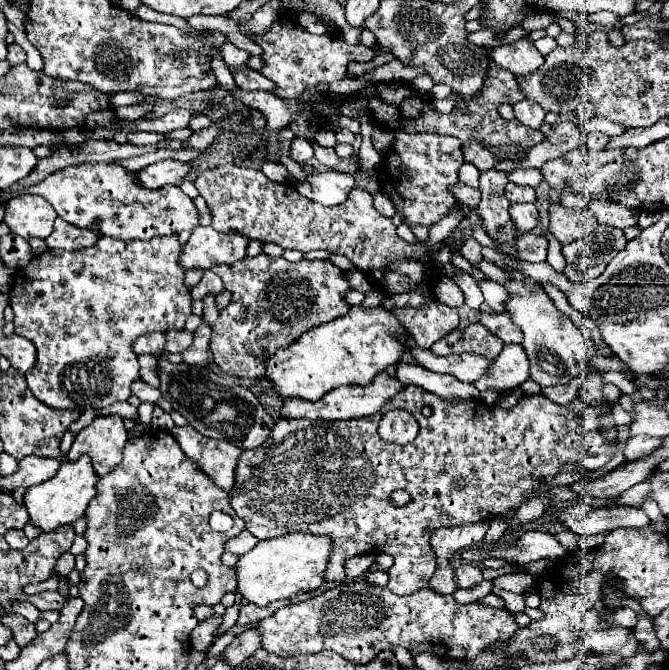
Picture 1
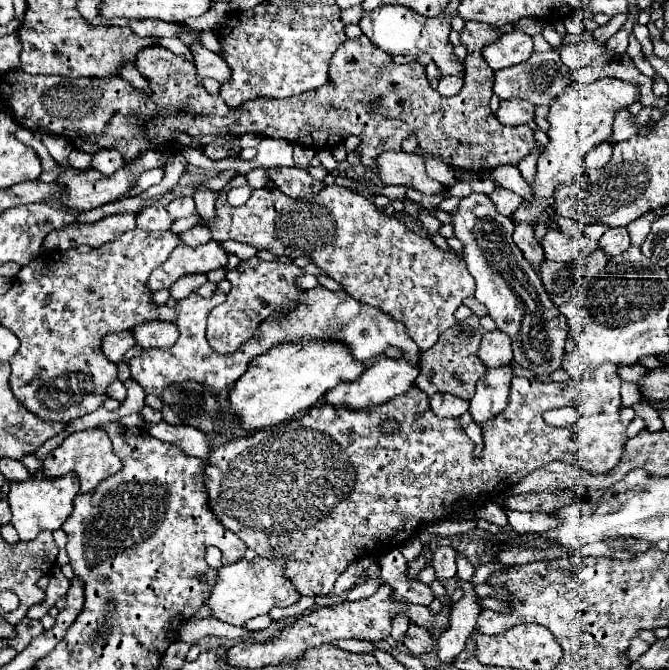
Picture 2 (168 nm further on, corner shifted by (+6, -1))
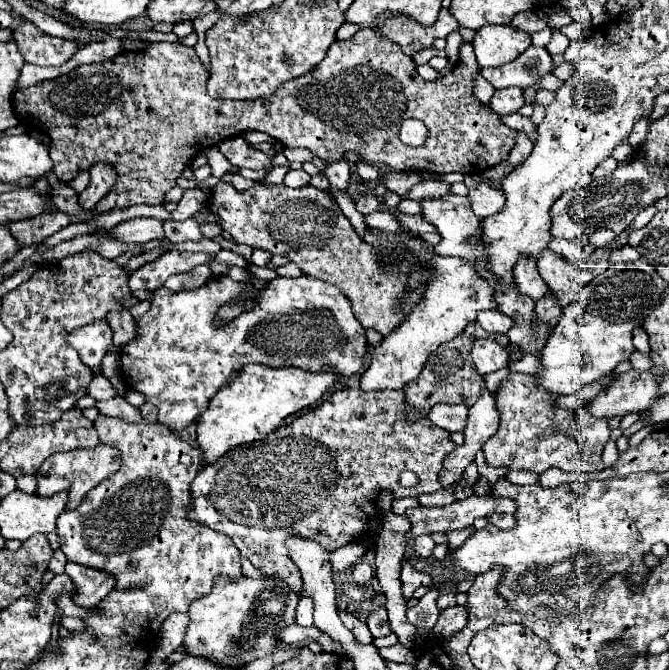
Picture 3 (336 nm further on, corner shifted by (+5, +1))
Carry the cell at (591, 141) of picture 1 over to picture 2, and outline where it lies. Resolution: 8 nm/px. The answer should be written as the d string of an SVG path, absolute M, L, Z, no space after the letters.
M608 141L596 145L588 157L586 157L586 167L604 167L608 161L610 161L610 155L612 155L612 145Z

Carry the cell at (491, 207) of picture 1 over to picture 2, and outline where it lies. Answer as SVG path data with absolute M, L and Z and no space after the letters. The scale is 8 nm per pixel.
M472 193L462 199L454 215L456 237L464 243L464 261L476 279L474 297L486 305L496 327L512 337L514 363L530 369L536 377L548 377L562 367L566 357L564 343L568 335L566 317L548 297L542 279L534 273L528 259L512 239L514 223L498 213L492 199L484 193Z

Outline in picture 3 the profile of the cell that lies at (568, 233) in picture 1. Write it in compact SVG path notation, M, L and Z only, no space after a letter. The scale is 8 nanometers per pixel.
M549 249L543 251L543 257L537 261L537 269L539 269L541 279L547 283L549 291L555 295L559 307L573 303L577 291L585 285L579 279L577 269L573 265L565 263L563 259L559 259Z

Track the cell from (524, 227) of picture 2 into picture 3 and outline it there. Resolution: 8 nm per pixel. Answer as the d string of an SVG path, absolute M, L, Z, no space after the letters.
M523 257L523 261L515 265L515 283L519 295L539 301L543 295L547 295L547 285L543 285L543 279L539 277L535 263L537 261L527 261L527 257Z

